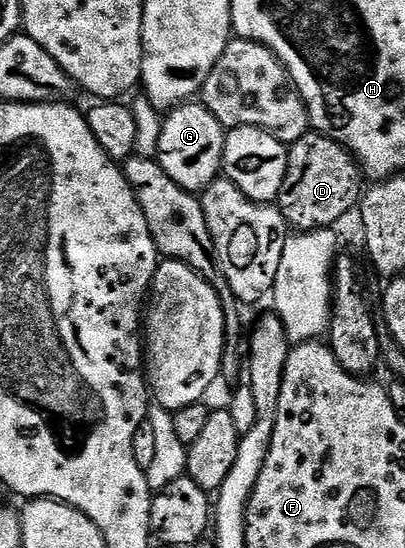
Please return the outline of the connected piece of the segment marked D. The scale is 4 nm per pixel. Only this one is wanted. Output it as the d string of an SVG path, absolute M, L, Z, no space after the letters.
M310 133L289 147L289 168L275 203L281 208L286 228L307 232L336 228L337 222L360 204L363 172L352 153L331 137Z

